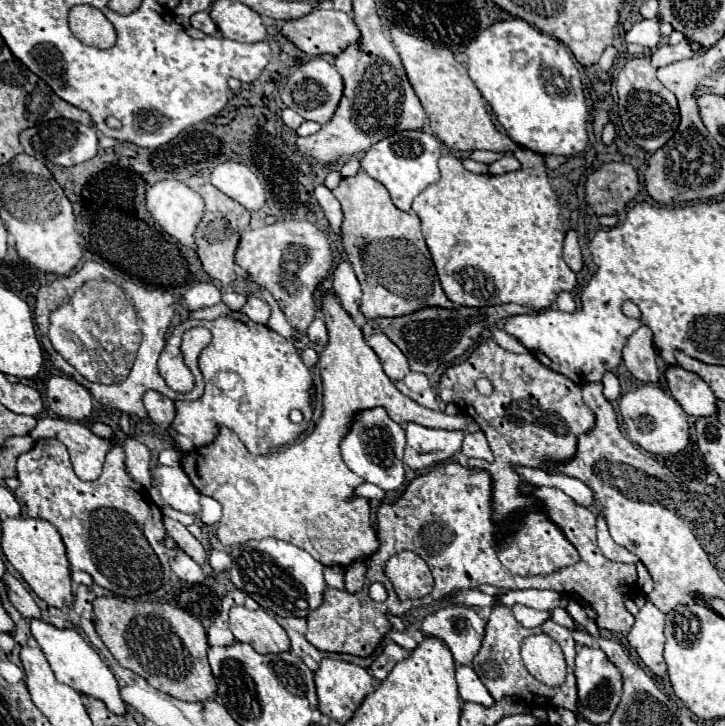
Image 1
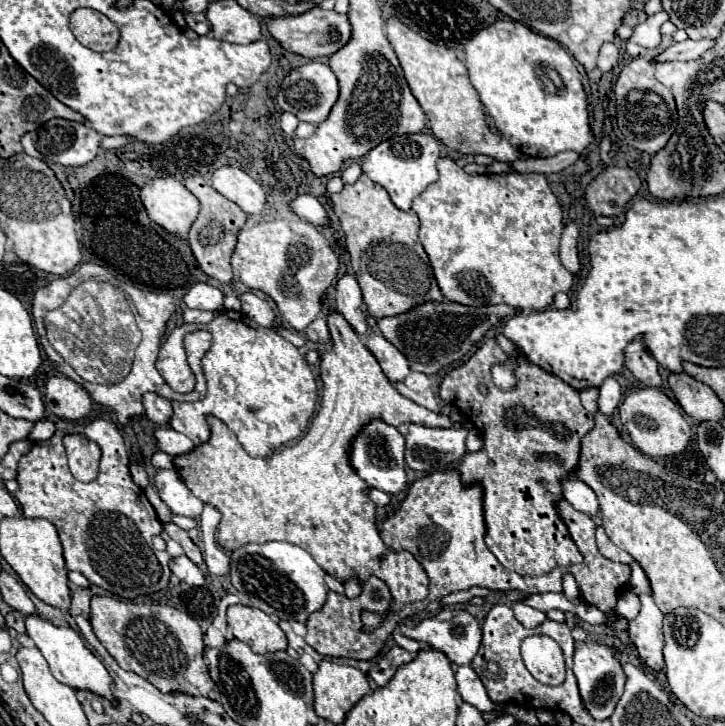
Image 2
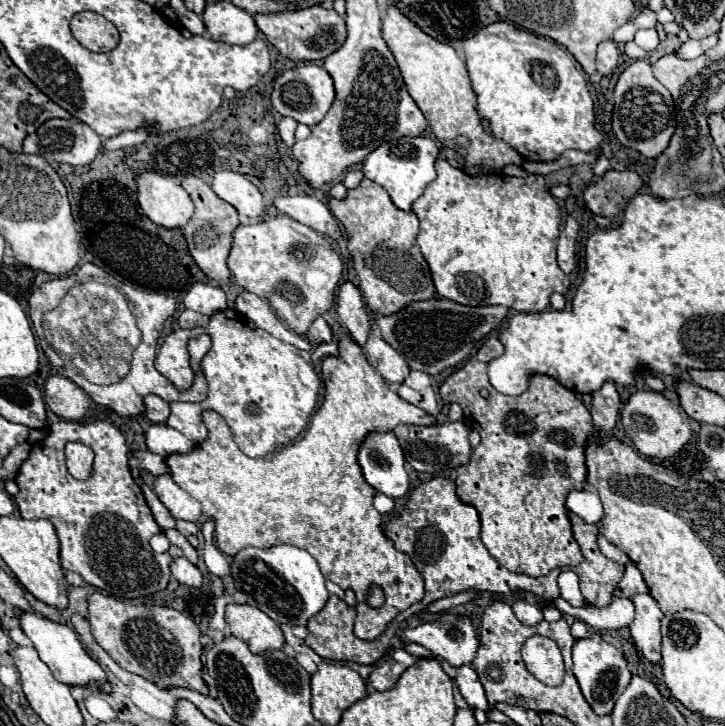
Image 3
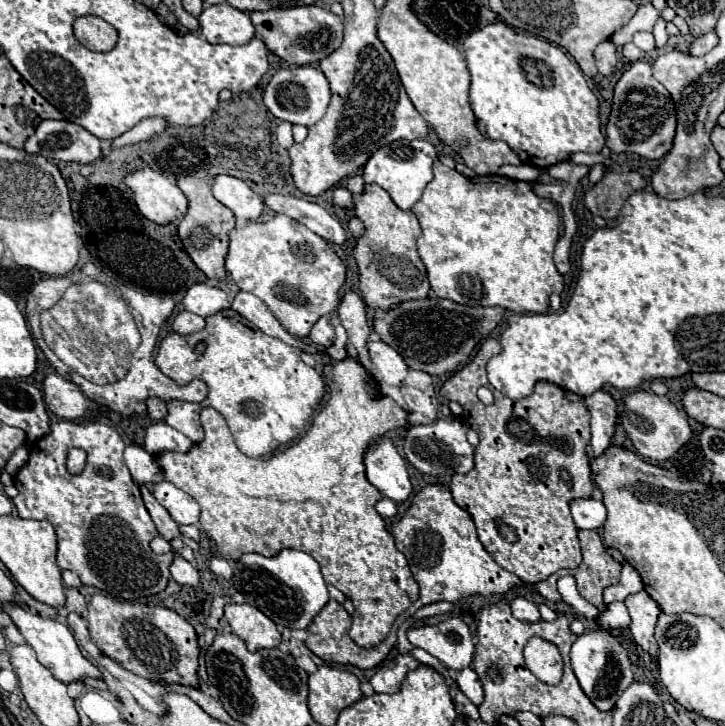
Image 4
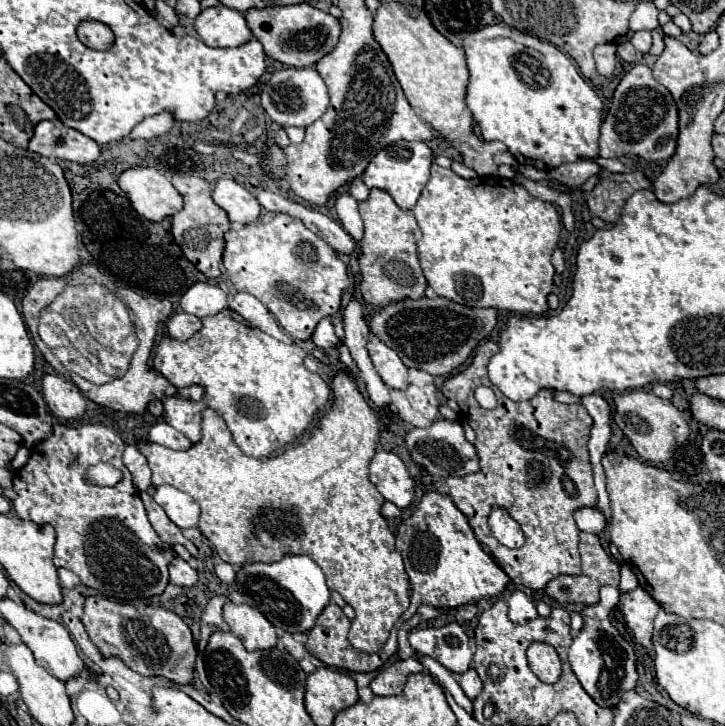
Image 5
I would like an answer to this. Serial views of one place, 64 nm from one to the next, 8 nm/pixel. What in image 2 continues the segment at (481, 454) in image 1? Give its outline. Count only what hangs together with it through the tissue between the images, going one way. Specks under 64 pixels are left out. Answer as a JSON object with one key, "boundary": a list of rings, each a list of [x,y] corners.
{"boundary":[[[470,430],[468,438],[466,438],[466,452],[480,452],[482,448],[484,448],[482,436],[476,430]]]}

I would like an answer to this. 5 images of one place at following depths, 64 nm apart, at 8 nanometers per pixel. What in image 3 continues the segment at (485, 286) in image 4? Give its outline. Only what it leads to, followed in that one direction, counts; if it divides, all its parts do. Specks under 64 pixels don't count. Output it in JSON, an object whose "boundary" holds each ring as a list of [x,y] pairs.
{"boundary":[[[444,158],[436,160],[438,178],[428,184],[424,194],[412,204],[420,220],[418,246],[430,266],[432,280],[440,298],[464,306],[500,304],[516,312],[544,312],[554,292],[566,294],[570,278],[556,264],[556,244],[560,236],[560,206],[548,192],[544,176],[528,174],[524,178],[504,174],[470,176],[450,166]]]}

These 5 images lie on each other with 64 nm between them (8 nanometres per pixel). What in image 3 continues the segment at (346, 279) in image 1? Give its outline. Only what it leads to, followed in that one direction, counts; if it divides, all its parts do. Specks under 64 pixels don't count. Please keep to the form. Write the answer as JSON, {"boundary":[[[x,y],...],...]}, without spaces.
{"boundary":[[[350,280],[340,286],[338,298],[336,298],[336,310],[338,310],[340,324],[350,332],[350,336],[360,346],[364,346],[370,330],[368,312],[366,312],[366,304],[362,300],[360,290]]]}

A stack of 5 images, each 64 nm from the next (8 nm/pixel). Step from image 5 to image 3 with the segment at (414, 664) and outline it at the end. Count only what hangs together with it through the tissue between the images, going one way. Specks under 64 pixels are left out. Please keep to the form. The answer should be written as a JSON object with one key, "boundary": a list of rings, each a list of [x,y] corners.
{"boundary":[[[394,648],[370,674],[370,682],[376,690],[388,690],[396,684],[398,676],[414,664],[414,656],[410,656],[402,648]]]}

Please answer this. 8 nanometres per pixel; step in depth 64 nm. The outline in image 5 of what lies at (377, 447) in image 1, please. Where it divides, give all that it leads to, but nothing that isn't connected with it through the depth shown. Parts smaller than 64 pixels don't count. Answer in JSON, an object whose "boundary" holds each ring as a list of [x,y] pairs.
{"boundary":[[[378,450],[370,460],[370,482],[398,508],[410,506],[414,498],[414,480],[404,462],[390,450]]]}

